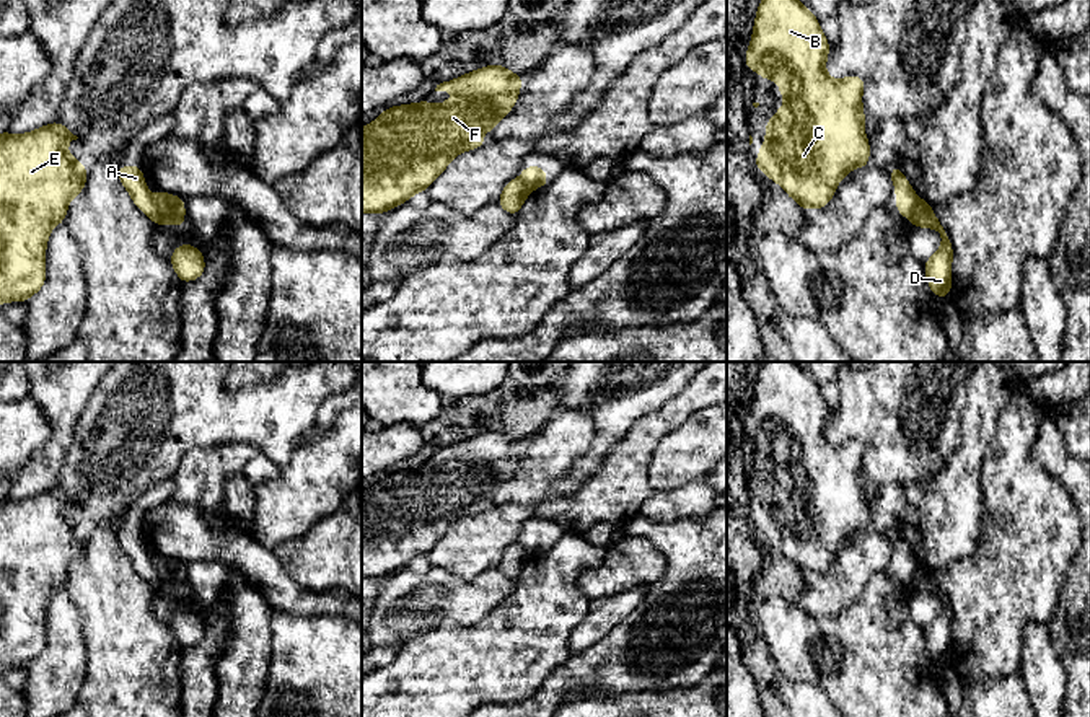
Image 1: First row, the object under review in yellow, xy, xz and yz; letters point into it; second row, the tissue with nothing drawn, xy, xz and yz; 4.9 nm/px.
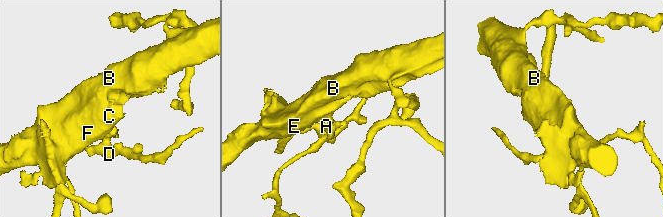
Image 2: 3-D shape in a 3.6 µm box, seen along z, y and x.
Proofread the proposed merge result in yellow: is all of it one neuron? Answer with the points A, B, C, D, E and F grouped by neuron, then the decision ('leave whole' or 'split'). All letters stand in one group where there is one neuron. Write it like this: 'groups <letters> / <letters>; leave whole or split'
groups A D / B C E F; split

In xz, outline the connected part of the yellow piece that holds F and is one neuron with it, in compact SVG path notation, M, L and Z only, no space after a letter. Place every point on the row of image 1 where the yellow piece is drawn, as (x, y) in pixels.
M500 64L477 68L459 78L437 85L435 91L456 91L458 98L432 106L429 99L385 109L368 127L362 127L362 213L386 210L404 204L415 192L425 189L445 171L448 163L464 150L486 145L481 132L494 132L495 125L516 104L523 77L512 73Z

